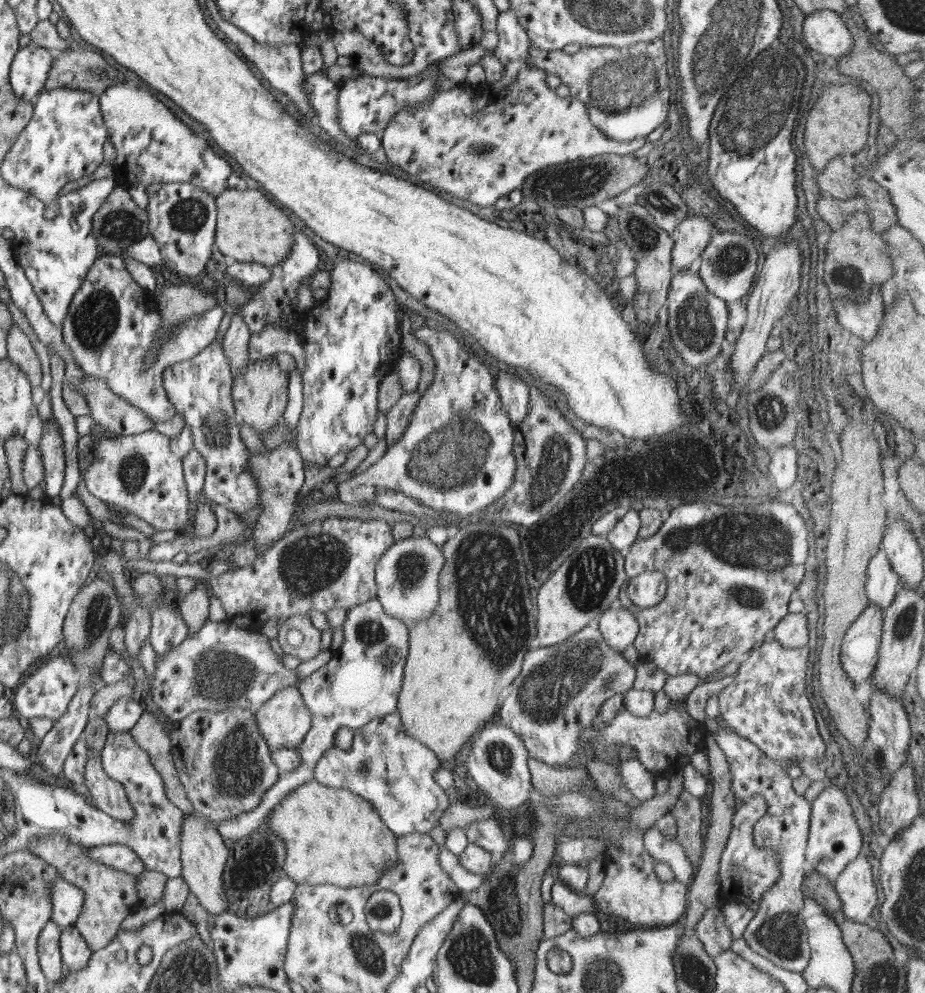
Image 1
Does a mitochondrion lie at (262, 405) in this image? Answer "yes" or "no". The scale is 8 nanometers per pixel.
no

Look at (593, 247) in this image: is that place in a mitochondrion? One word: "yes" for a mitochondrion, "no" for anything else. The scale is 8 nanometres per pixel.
no

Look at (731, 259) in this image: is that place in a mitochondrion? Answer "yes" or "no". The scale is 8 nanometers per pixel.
yes

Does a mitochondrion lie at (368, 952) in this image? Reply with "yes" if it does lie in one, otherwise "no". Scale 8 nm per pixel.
yes

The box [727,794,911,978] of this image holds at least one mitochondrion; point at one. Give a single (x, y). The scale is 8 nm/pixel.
(779, 935)

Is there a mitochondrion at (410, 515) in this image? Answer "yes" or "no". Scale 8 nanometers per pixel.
no

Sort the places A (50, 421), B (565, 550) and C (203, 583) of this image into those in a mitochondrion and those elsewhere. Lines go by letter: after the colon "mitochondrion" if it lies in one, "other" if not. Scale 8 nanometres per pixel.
A: other
B: mitochondrion
C: other

